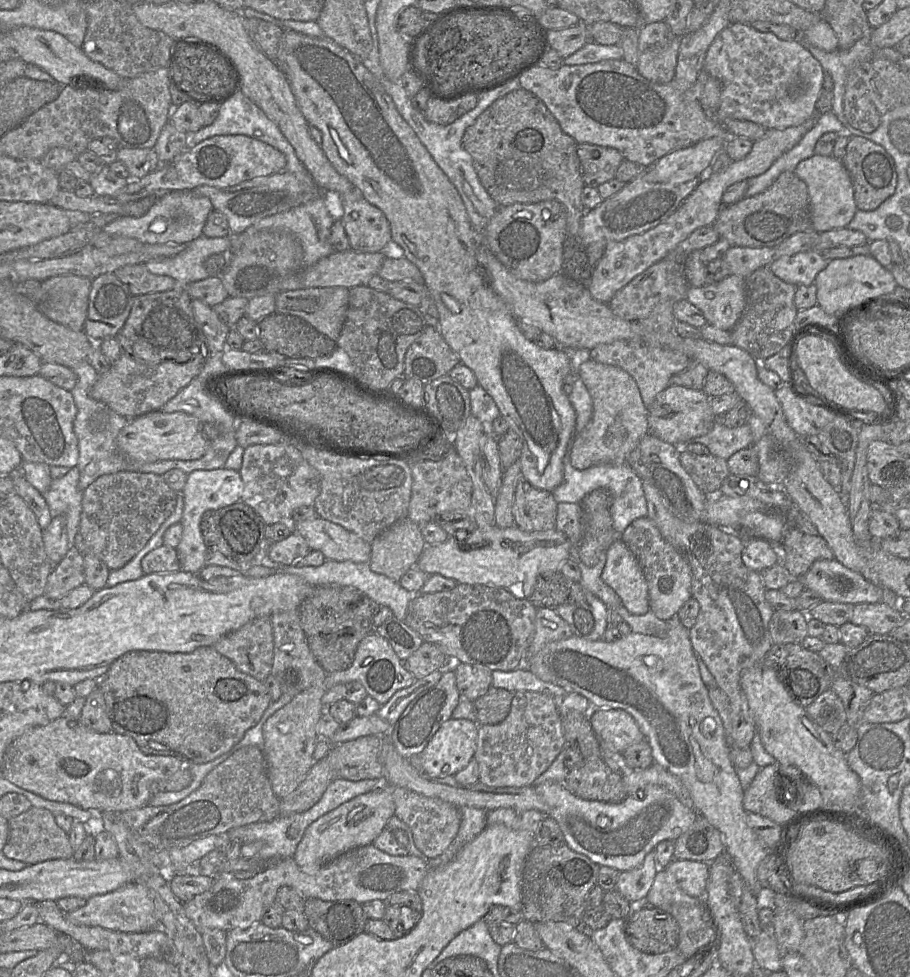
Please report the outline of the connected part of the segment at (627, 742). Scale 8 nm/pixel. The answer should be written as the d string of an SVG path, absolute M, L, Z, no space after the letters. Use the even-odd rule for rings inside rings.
M593 709L588 716L602 747L623 753L632 744L645 740L635 719L621 709Z

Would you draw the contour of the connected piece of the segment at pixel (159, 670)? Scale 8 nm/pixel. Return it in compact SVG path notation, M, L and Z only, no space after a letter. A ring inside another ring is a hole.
M201 646L190 653L130 651L117 658L106 673L96 679L98 679L97 683L104 695L112 732L132 737L139 749L146 755L175 756L182 761L195 764L210 762L230 751L243 738L245 732L259 722L263 713L272 702L264 682L241 672L228 658L219 654L211 646Z

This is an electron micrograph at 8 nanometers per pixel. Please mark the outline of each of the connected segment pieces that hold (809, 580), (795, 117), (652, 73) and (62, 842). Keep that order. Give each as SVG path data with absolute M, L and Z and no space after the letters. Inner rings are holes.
M835 558L817 560L798 580L805 589L818 593L824 601L836 603L880 603L884 589L873 584Z
M729 24L710 45L703 70L721 83L720 103L712 115L718 122L737 119L759 124L765 129L785 129L798 126L817 114L816 102L823 88L825 72L821 63L799 41L782 40L773 33L756 30L751 24Z
M665 22L643 24L638 30L637 70L646 79L656 83L673 80L678 60L680 38L675 36Z
M32 807L11 818L8 823L8 841L1 850L7 858L34 865L47 860L73 857L74 852L69 842L68 833L56 824L54 815L50 811Z

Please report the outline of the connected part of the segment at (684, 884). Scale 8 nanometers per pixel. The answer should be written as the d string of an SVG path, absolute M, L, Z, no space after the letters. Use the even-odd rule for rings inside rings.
M674 859L665 870L675 877L678 886L687 895L704 900L710 874L709 863Z

